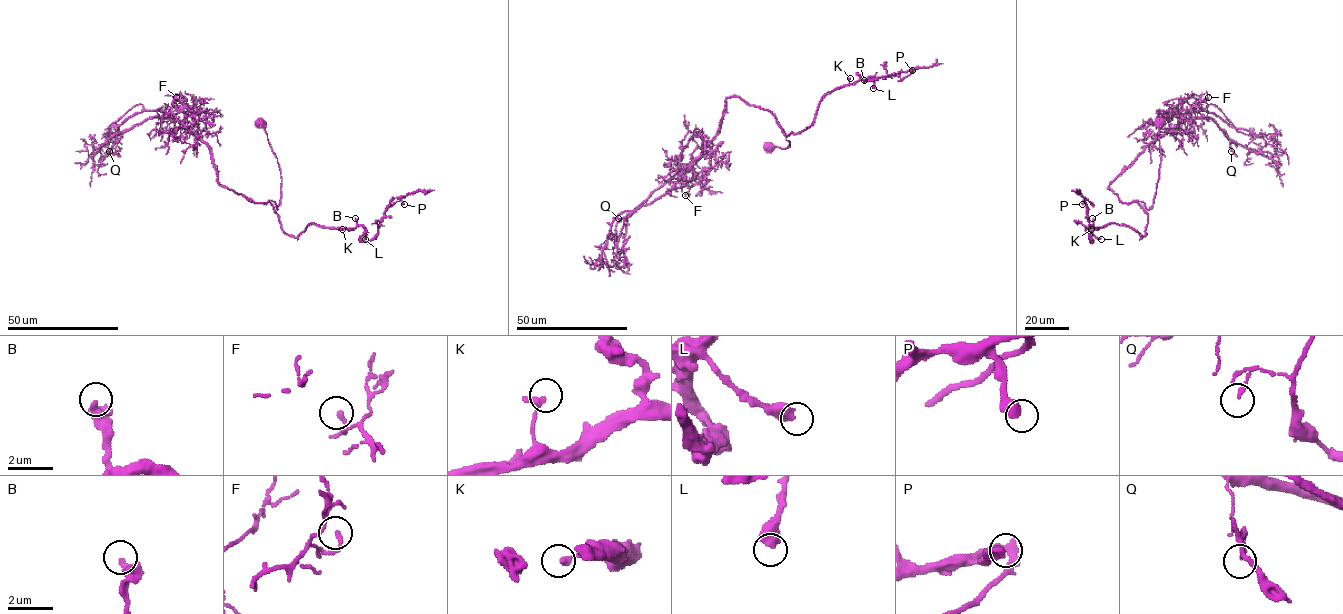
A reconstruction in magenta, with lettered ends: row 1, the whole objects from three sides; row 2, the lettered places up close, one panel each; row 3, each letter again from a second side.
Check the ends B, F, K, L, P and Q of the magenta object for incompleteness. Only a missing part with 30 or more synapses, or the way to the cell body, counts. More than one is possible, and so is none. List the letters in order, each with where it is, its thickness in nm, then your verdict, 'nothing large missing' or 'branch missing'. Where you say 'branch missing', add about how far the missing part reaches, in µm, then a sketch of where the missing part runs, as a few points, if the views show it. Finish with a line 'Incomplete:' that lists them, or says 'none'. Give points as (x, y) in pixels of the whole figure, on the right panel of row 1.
B: (1092, 218) | 400 nm | nothing large missing
F: (1208, 97) | 180 nm | nothing large missing
K: (1091, 229) | 280 nm | nothing large missing
L: (1101, 239) | 550 nm | nothing large missing
P: (1082, 204) | 440 nm | nothing large missing
Q: (1231, 151) | 150 nm | nothing large missing
Incomplete: none

